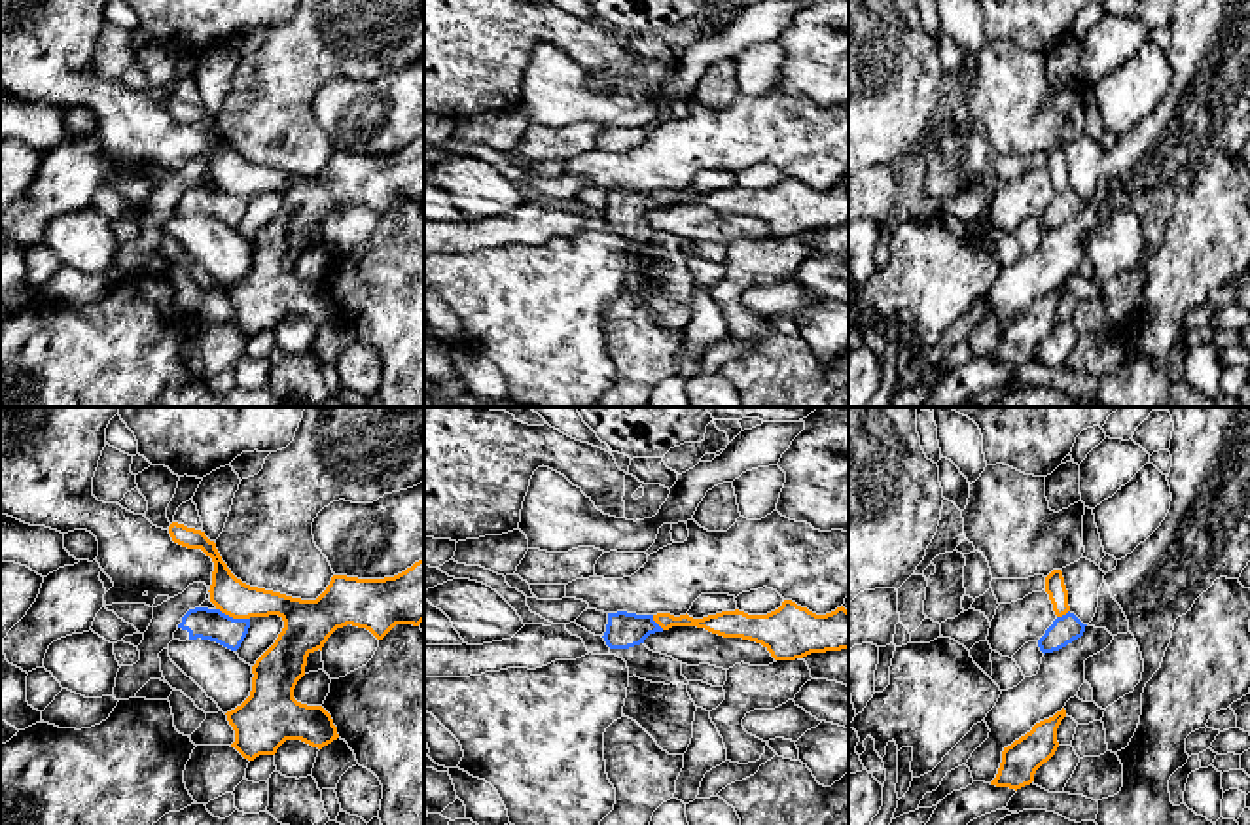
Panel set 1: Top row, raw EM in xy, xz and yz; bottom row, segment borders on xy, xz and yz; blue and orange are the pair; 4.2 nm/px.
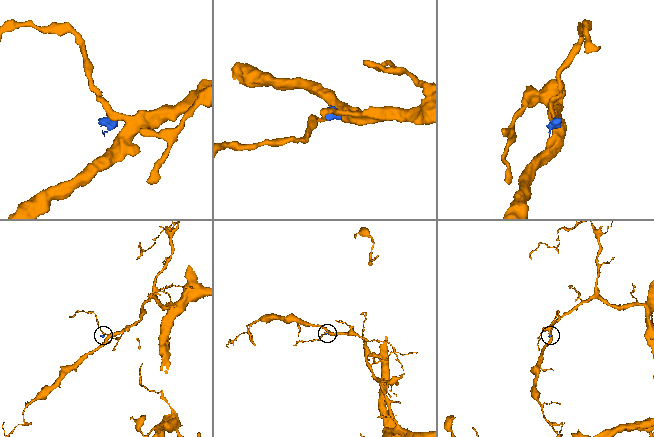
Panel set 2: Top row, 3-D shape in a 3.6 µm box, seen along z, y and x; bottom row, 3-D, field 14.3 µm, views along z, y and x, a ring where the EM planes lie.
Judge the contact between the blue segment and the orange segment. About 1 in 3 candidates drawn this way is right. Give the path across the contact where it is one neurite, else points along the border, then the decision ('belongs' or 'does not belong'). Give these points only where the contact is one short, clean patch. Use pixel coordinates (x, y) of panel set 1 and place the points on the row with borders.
along xy (216, 608), (233, 617), (249, 619) | does not belong

